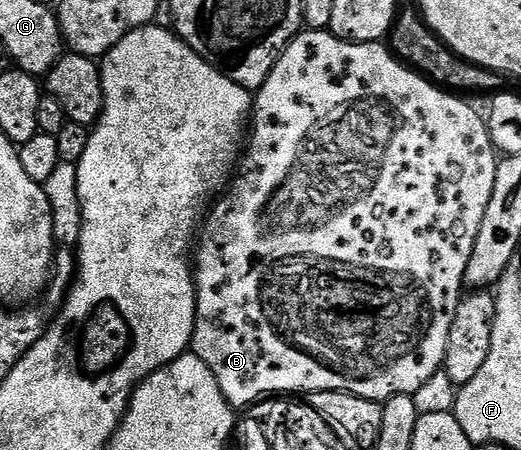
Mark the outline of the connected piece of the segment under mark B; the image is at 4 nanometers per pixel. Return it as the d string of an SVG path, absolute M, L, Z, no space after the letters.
M311 29L299 32L298 36L287 45L285 51L279 55L268 79L262 84L262 88L257 90L256 96L253 98L252 132L249 134L248 144L245 146L244 156L241 158L228 188L217 198L216 204L209 210L204 221L204 228L200 233L200 244L196 249L198 298L196 299L196 323L190 343L193 353L200 359L204 359L204 363L208 363L212 375L216 375L216 383L220 383L220 391L227 403L230 404L231 409L245 410L263 400L267 395L302 395L298 393L309 395L324 391L351 393L369 401L384 403L389 397L412 395L416 391L420 391L420 386L424 382L440 372L444 351L448 347L448 331L452 331L452 319L456 315L456 307L464 296L468 259L472 259L472 251L476 247L476 235L480 235L480 223L484 219L484 210L488 207L488 199L492 199L492 187L496 187L496 171L500 160L490 138L490 126L487 118L483 114L481 117L468 102L461 101L458 97L461 96L435 85L433 81L423 77L421 73L415 73L413 69L399 61L393 52L382 43L342 41L329 31Z

